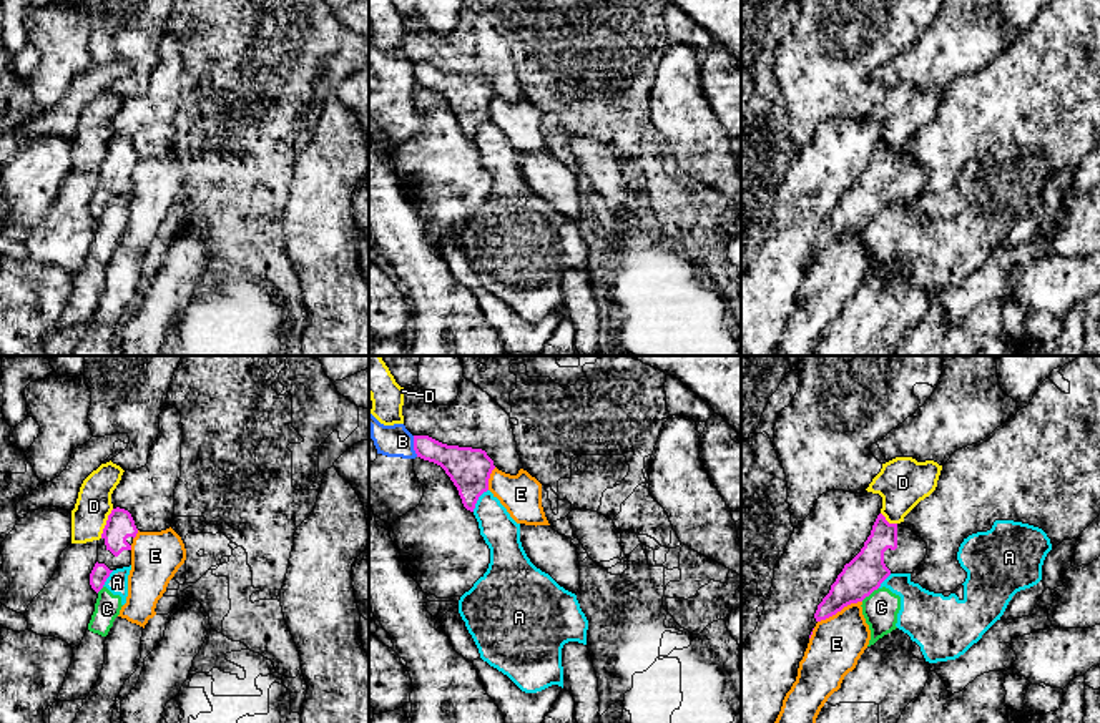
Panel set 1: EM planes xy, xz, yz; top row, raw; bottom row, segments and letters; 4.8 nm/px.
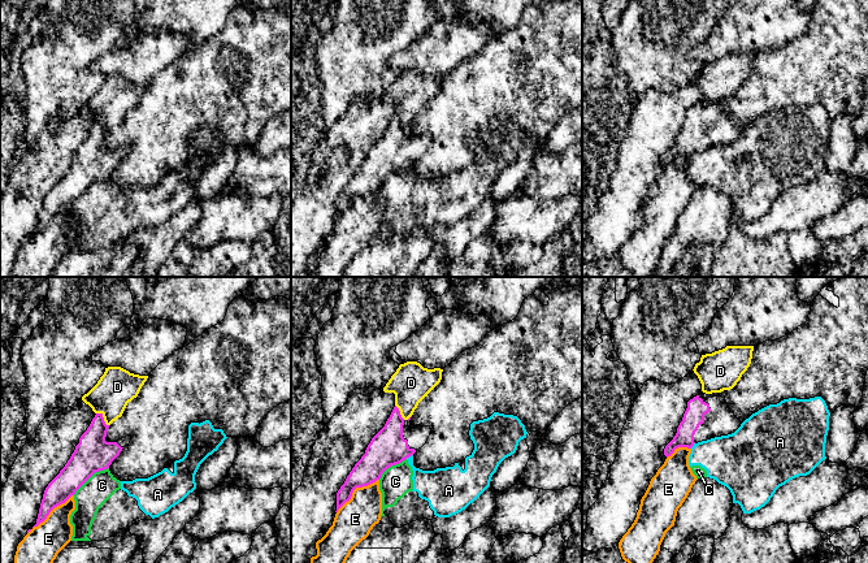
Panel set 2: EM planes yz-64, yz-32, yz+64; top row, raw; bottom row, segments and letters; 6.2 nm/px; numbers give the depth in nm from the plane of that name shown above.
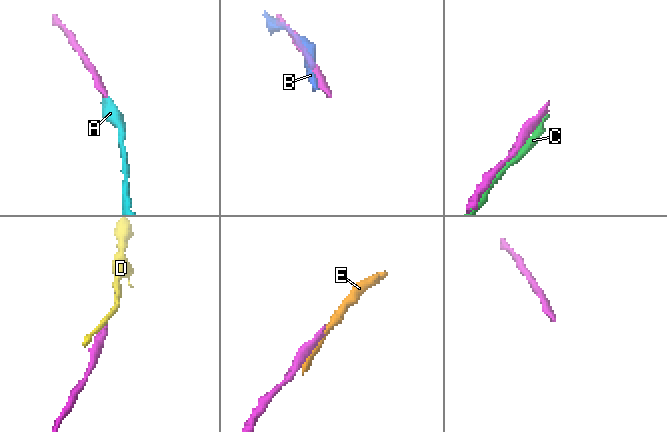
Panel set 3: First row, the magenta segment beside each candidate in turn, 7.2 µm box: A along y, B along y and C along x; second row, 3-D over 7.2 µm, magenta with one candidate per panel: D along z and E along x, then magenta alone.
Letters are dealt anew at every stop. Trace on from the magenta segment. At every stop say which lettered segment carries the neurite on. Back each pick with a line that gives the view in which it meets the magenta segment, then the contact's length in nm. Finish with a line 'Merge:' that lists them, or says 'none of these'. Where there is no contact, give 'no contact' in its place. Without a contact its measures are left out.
Merge: none of these

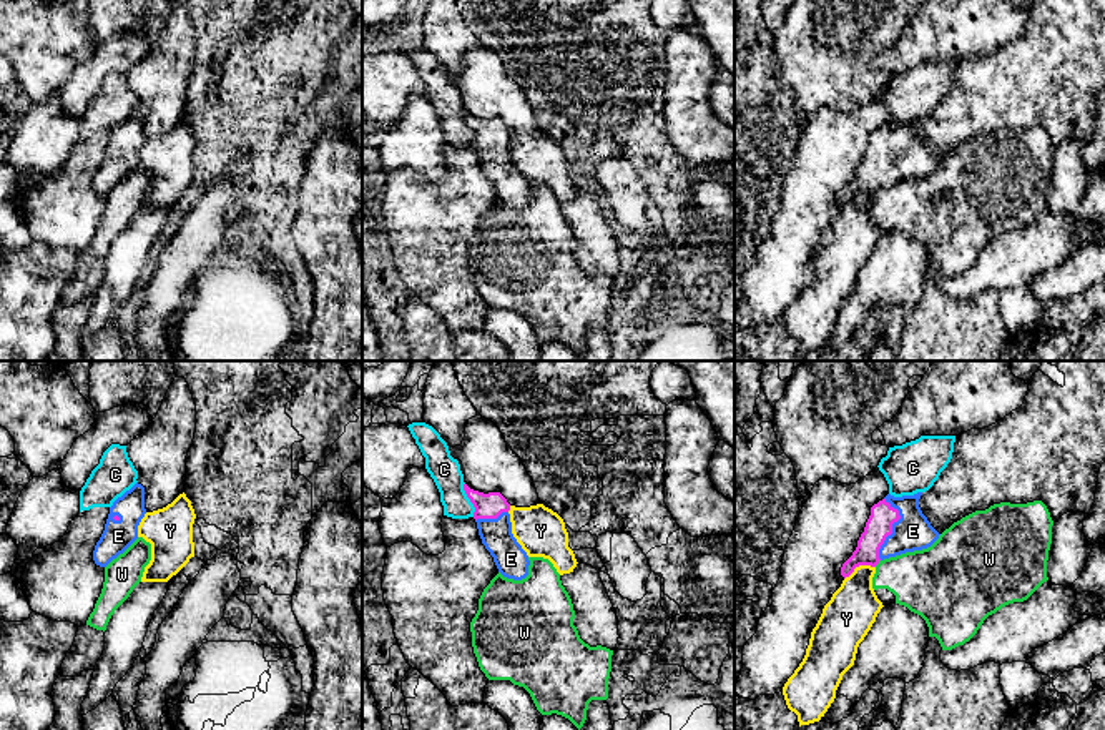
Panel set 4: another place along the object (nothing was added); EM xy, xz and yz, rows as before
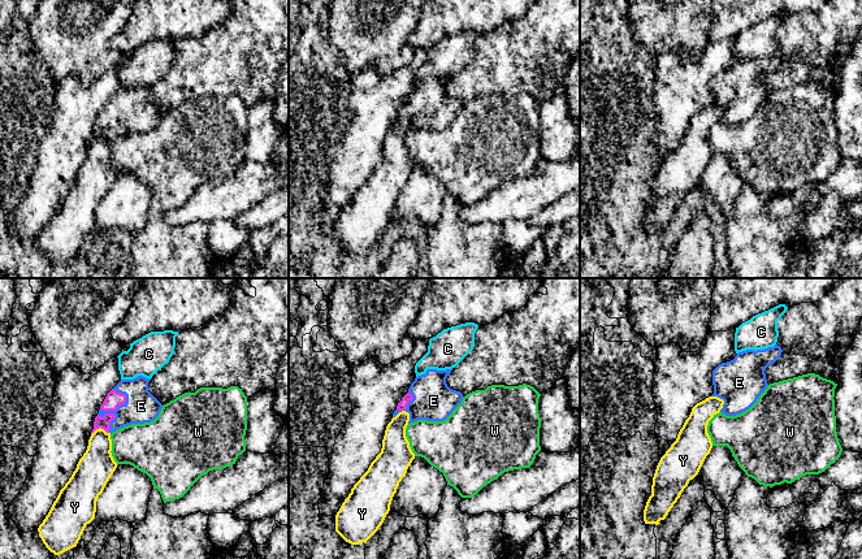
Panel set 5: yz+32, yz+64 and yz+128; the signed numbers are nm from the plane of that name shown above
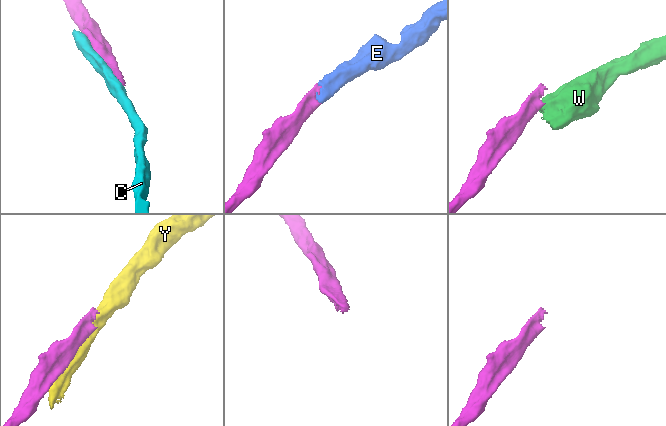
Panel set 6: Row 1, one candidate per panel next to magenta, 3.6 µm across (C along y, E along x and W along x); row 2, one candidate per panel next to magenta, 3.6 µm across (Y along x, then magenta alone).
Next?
E: yz | 300 nm
Merge: E

